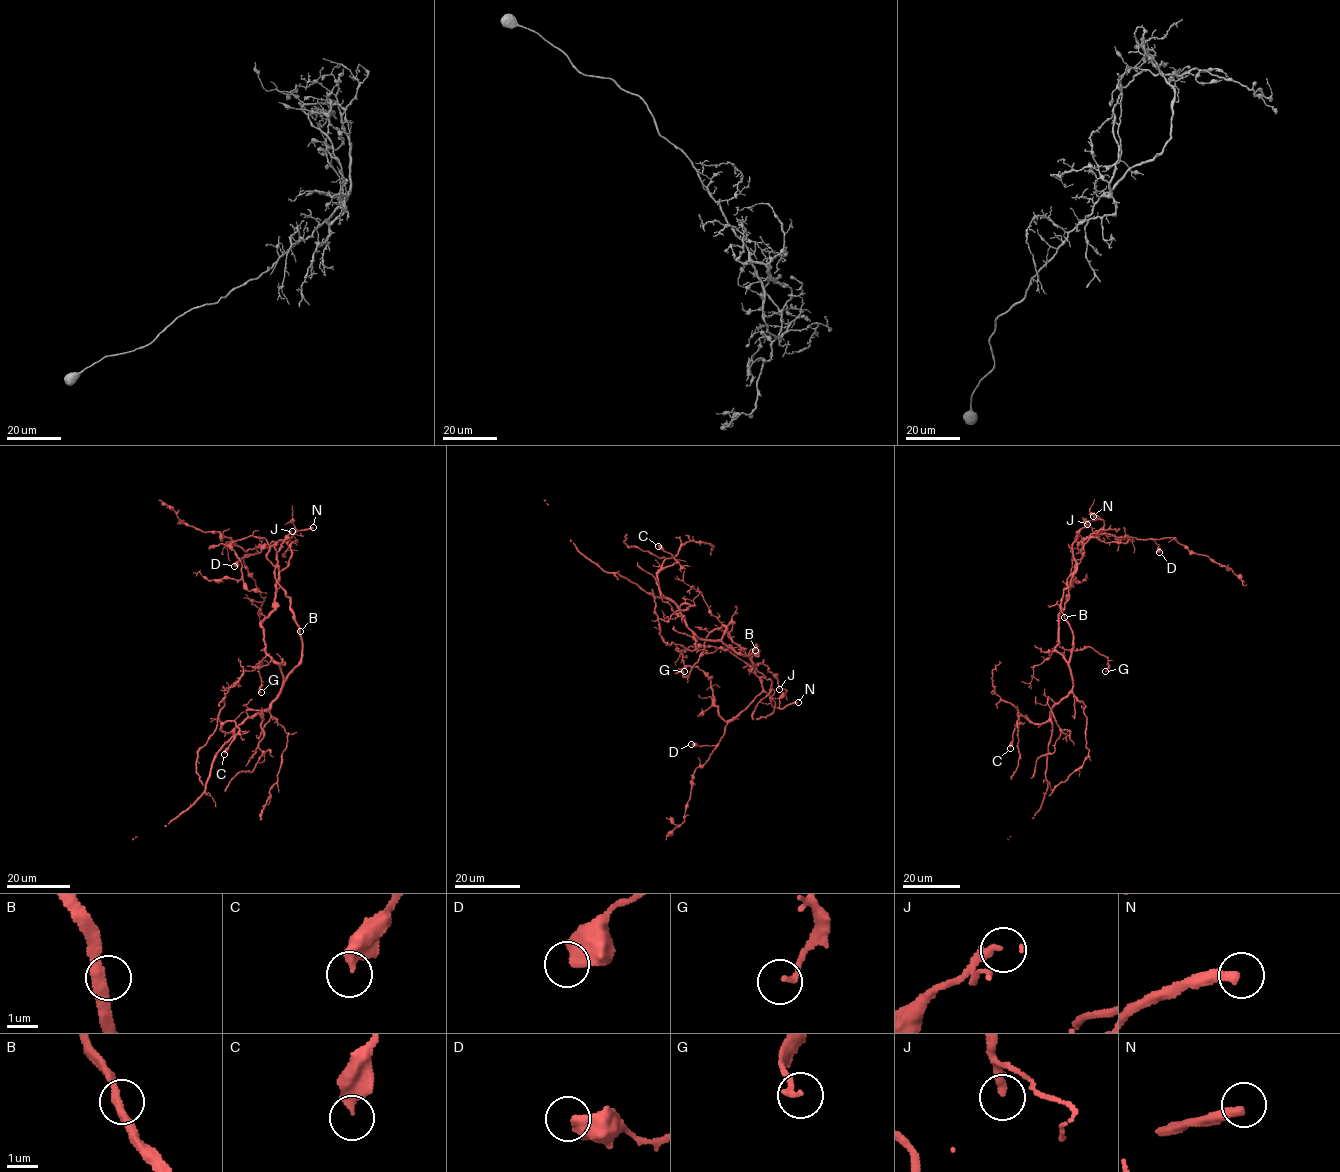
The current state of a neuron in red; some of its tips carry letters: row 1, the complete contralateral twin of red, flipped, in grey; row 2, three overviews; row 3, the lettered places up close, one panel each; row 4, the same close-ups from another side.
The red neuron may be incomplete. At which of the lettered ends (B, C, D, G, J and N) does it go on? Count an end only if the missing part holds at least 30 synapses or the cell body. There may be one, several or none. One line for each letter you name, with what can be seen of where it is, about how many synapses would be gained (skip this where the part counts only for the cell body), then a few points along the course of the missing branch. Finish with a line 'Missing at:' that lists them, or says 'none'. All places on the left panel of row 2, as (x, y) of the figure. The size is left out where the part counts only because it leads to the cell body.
C: place (224, 754); 45 synapses; course (224, 754), (200, 778), (193, 776), (172, 757)
J: place (292, 531); 35 synapses; course (292, 531), (296, 525), (293, 520), (286, 521), (271, 513), (262, 501), (253, 501)
N: place (313, 527); 250 synapses; course (313, 527), (337, 526), (357, 510), (438, 531), (438, 514), (427, 505)
Missing at: C, J, N

